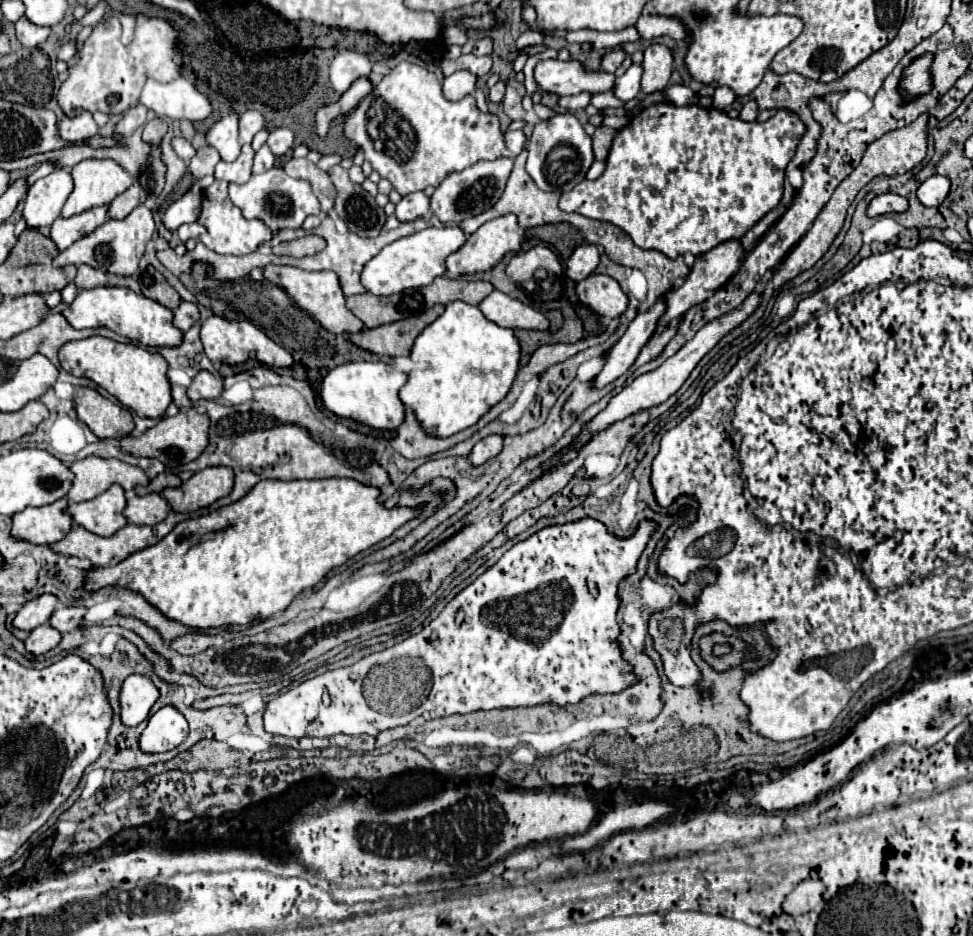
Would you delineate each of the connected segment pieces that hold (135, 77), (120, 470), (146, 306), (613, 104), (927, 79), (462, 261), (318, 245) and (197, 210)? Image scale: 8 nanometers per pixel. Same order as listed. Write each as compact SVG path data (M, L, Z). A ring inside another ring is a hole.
M111 16L107 20L101 20L87 38L79 64L69 70L69 78L63 82L57 94L59 106L65 114L75 114L75 110L101 110L105 114L121 114L139 102L147 74L161 82L179 78L179 68L173 62L173 54L175 30L171 30L163 18L137 18L135 40L127 46L121 44L119 18Z
M87 456L71 464L75 474L71 490L67 494L69 502L85 502L103 494L111 484L121 484L125 490L133 490L137 484L147 486L149 478L137 466L121 462L117 458Z
M91 288L91 290L79 290L77 298L61 312L65 320L73 328L109 328L121 336L127 336L129 340L135 340L143 346L161 348L161 346L177 346L179 338L183 338L183 332L173 326L173 312L159 302L145 298L143 294L135 294L127 288Z
M599 92L599 94L591 94L591 104L597 108L597 110L603 110L603 108L621 108L623 102L619 102L619 98L613 96L613 92Z
M923 54L911 66L905 68L903 80L901 80L901 90L907 100L931 90L931 76L929 76L931 60L933 60L931 54Z
M505 214L501 218L493 218L489 222L485 222L477 232L473 232L467 242L453 252L447 260L447 276L449 278L459 278L463 274L473 274L473 272L487 272L493 266L499 264L499 260L507 254L507 252L517 252L521 248L523 242L523 230L517 226L517 218L515 214Z
M307 234L303 238L297 238L291 242L281 242L279 246L273 246L273 252L283 254L283 256L293 256L293 258L303 258L303 256L317 254L323 248L325 248L325 240L321 236Z
M187 192L181 196L177 202L173 202L165 214L163 214L163 224L167 230L177 230L181 224L195 222L201 214L201 198Z

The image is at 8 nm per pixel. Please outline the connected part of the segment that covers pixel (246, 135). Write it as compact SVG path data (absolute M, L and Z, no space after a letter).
M257 110L243 112L241 118L239 118L239 142L241 144L251 144L253 136L259 130L263 130L263 124L265 124L265 120L263 120L261 112L257 112Z

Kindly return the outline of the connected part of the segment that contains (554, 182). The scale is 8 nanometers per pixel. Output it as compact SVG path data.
M571 112L555 114L549 120L539 120L527 142L527 152L527 172L533 182L545 192L559 194L573 190L581 180L585 180L585 174L595 160L591 150L591 138L585 134L583 126Z

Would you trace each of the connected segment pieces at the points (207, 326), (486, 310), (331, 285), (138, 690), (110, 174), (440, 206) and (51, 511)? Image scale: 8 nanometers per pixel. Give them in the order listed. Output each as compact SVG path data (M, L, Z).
M211 316L201 324L201 342L203 342L205 354L213 362L239 364L245 360L257 360L269 368L285 368L285 366L293 364L291 354L285 348L281 348L279 344L275 344L271 338L267 338L250 320L225 320L221 316Z
M493 290L481 304L481 312L485 314L487 320L495 322L497 326L503 328L525 328L525 330L547 330L549 322L547 318L533 310L531 306L499 292Z
M269 264L263 268L263 276L277 284L279 288L283 288L289 298L293 298L293 302L303 308L305 312L309 312L325 330L333 332L333 334L345 334L345 332L359 332L363 328L363 322L359 322L357 316L351 314L351 310L345 306L345 296L341 292L339 286L339 278L335 272L331 270L321 270L321 272L307 272L301 268L293 268L293 266L275 266Z
M131 674L121 688L121 720L125 726L137 726L139 722L143 722L149 716L151 706L157 702L159 698L159 688L153 684L153 680L149 676L143 674Z
M83 160L73 166L75 188L63 206L63 218L71 218L95 206L107 206L131 186L131 176L113 160Z
M497 158L495 162L477 162L477 164L469 166L467 170L461 170L459 176L453 176L453 174L447 176L433 192L429 212L435 214L443 224L445 222L459 224L465 218L471 218L471 216L477 216L477 214L489 210L501 198L507 178L511 174L511 168L513 168L513 160Z
M59 498L53 504L39 508L25 508L15 514L11 536L31 544L59 542L71 528L71 516L67 514L67 498Z

